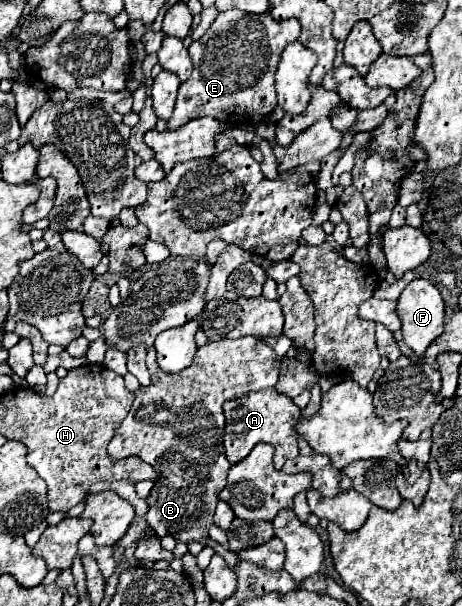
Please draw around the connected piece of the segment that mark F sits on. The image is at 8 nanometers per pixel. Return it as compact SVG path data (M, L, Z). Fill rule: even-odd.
M414 278L404 288L404 292L398 298L396 314L402 322L404 344L408 348L412 348L418 356L422 356L422 352L428 348L428 344L444 332L444 300L442 300L438 288L426 278Z

